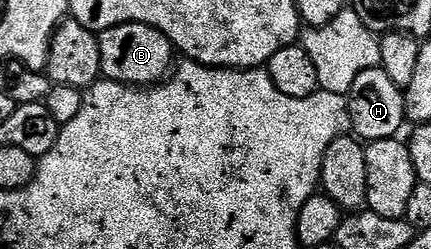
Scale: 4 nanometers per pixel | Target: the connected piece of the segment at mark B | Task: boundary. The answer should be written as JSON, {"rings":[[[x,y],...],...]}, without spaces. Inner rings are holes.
{"rings":[[[124,23],[97,35],[102,76],[110,83],[123,83],[127,87],[148,89],[170,78],[174,70],[173,43],[159,29],[142,23]]]}

